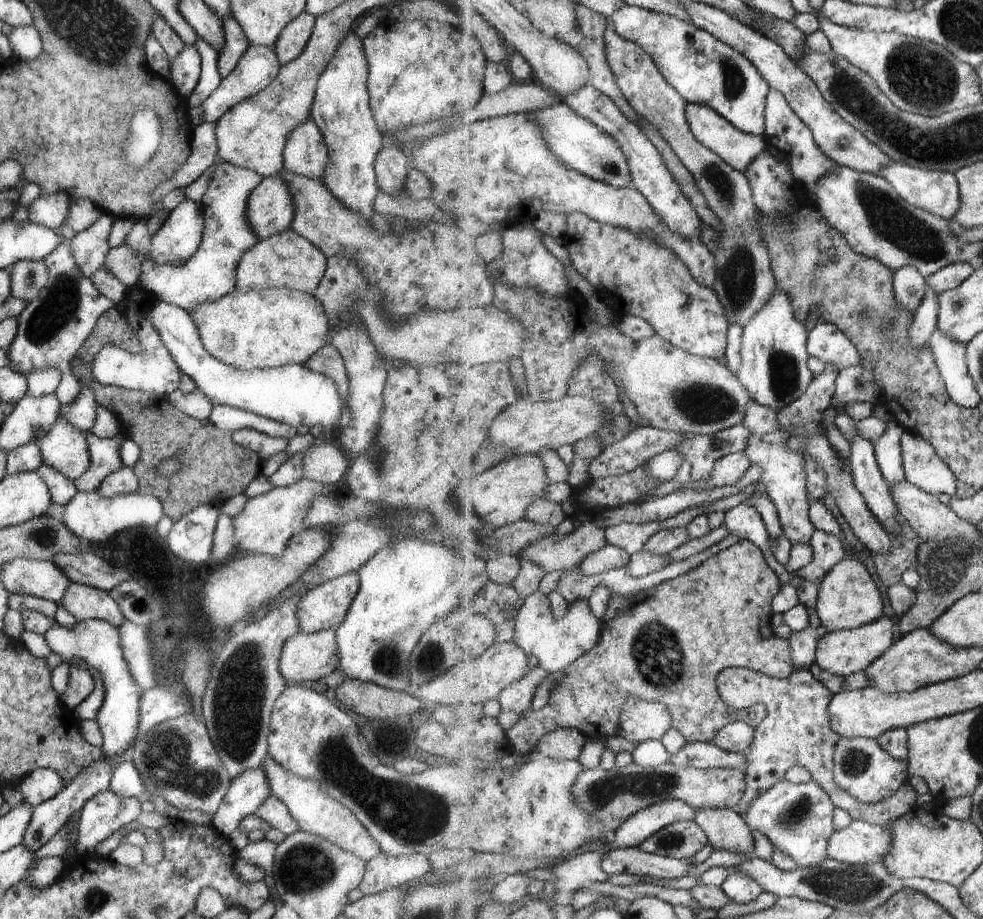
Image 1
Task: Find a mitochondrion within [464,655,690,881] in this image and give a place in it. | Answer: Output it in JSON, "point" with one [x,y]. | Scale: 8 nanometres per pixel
{"point":[641,788]}

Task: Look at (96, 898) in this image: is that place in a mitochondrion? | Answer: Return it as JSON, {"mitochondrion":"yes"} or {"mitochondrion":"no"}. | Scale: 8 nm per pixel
{"mitochondrion":"yes"}

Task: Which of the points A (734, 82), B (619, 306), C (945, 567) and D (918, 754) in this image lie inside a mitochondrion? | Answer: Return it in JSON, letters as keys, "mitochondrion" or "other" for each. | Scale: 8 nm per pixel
{"A":"mitochondrion","B":"other","C":"mitochondrion","D":"other"}

